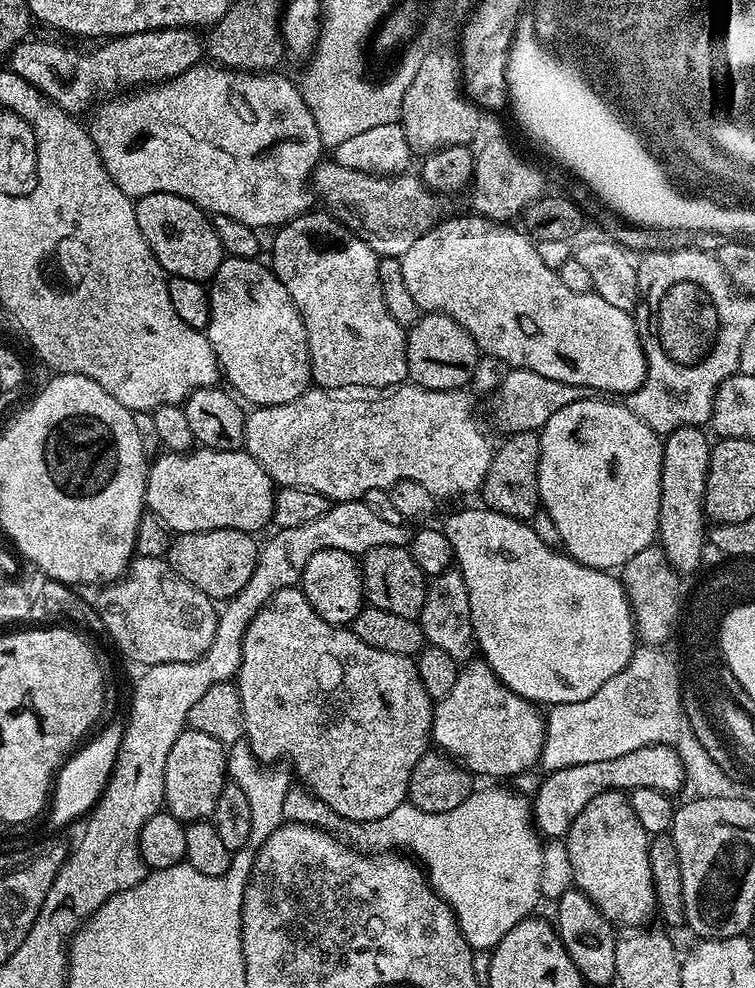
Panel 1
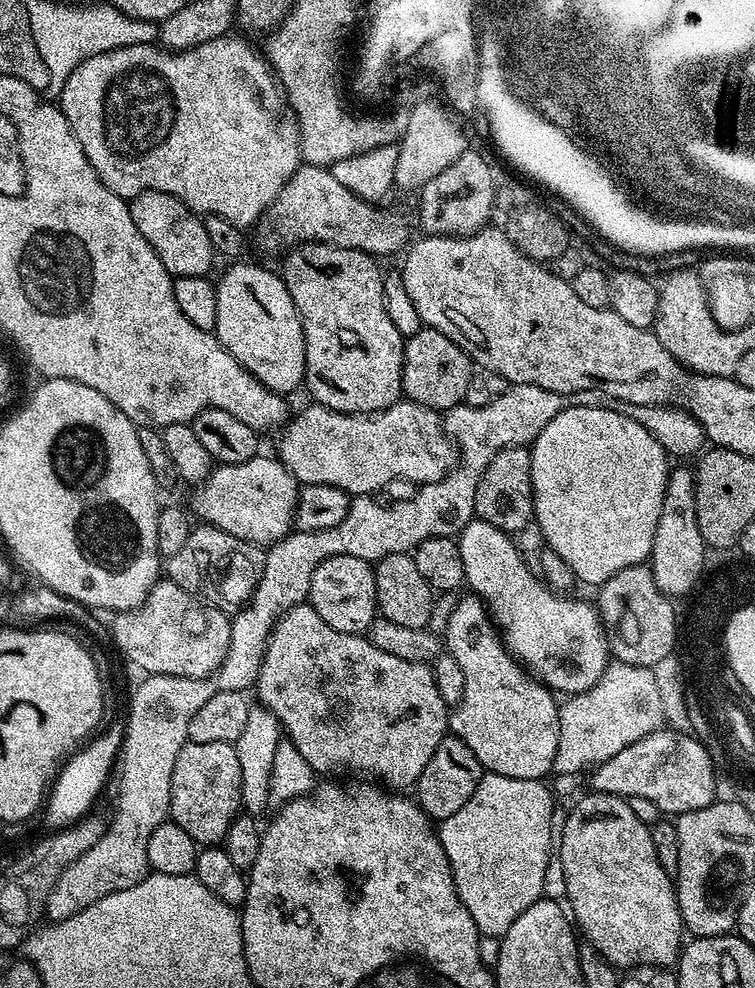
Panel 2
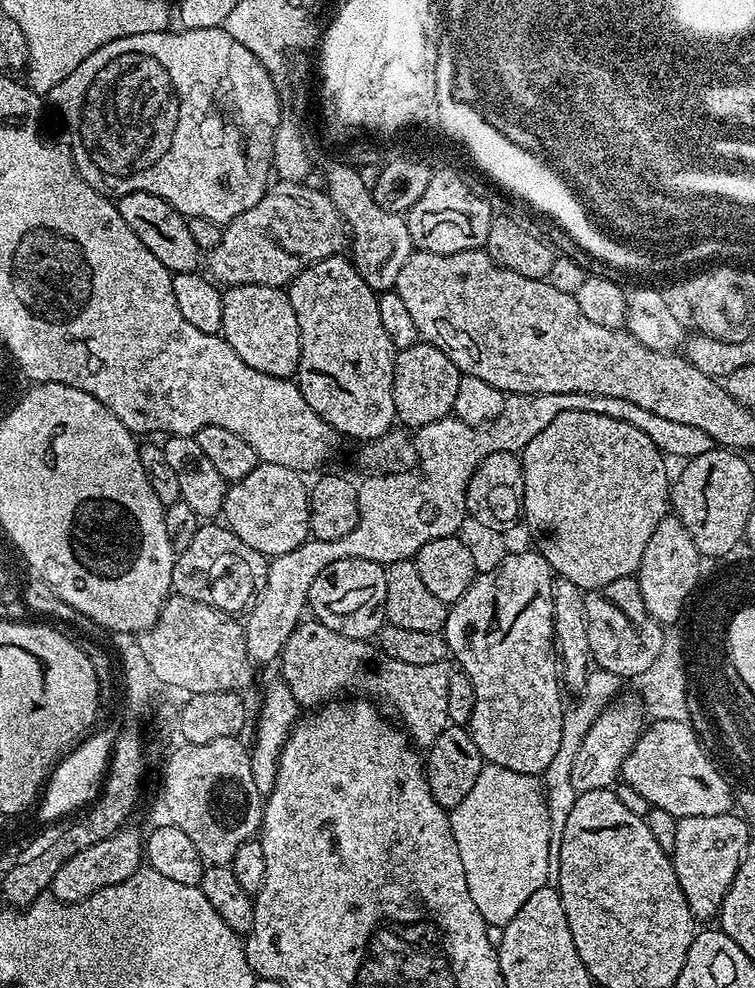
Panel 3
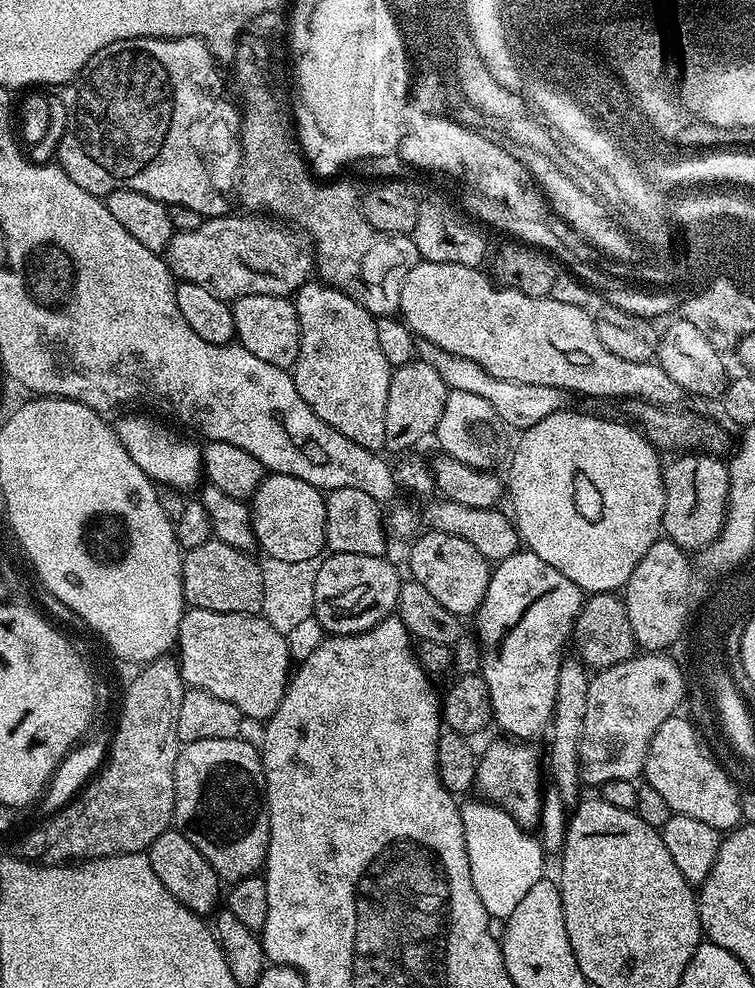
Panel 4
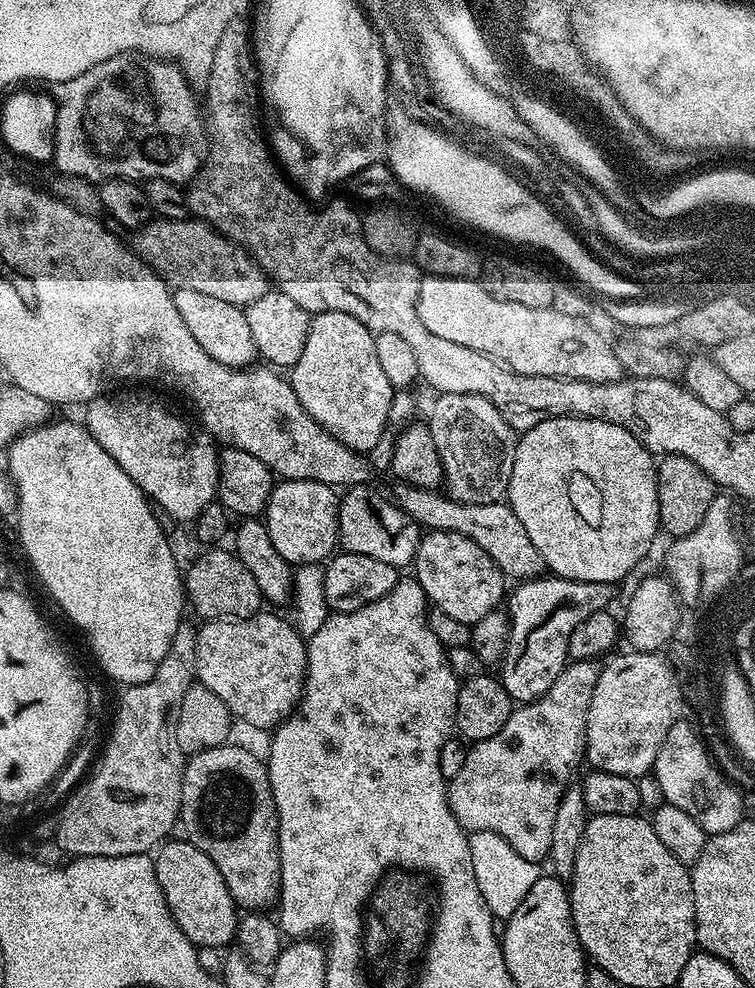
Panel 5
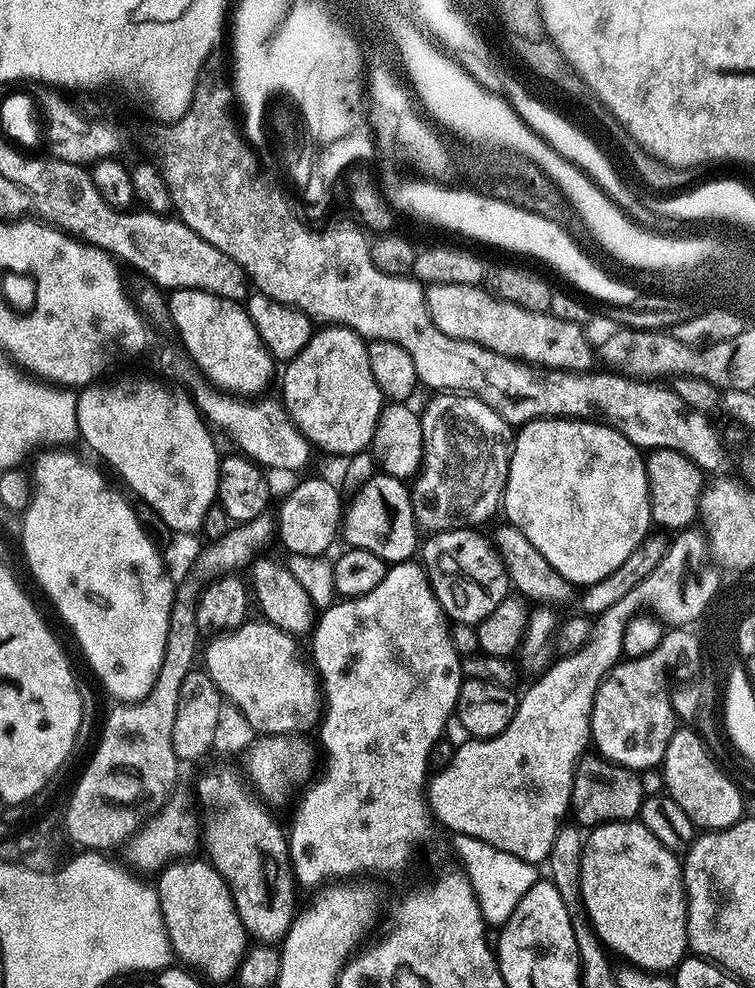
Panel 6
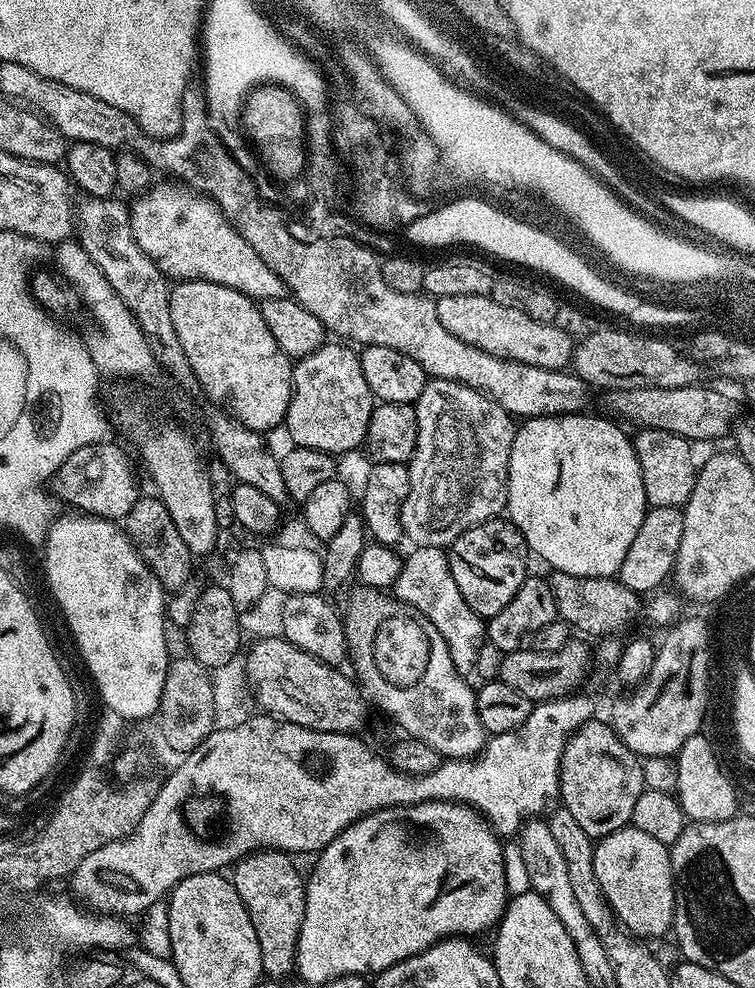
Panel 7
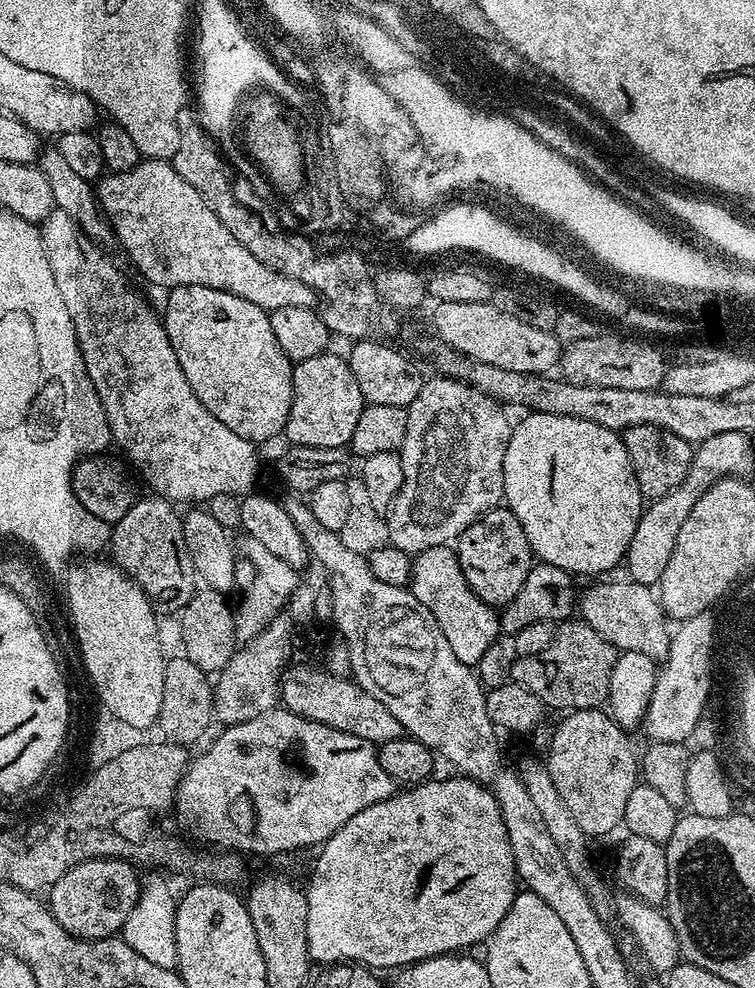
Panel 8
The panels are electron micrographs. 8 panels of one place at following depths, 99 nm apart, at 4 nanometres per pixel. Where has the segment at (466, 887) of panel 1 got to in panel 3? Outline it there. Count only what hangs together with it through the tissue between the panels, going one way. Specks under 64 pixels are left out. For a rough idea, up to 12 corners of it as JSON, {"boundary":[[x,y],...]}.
{"boundary":[[485,763],[451,809],[489,926],[545,887],[541,781]]}

